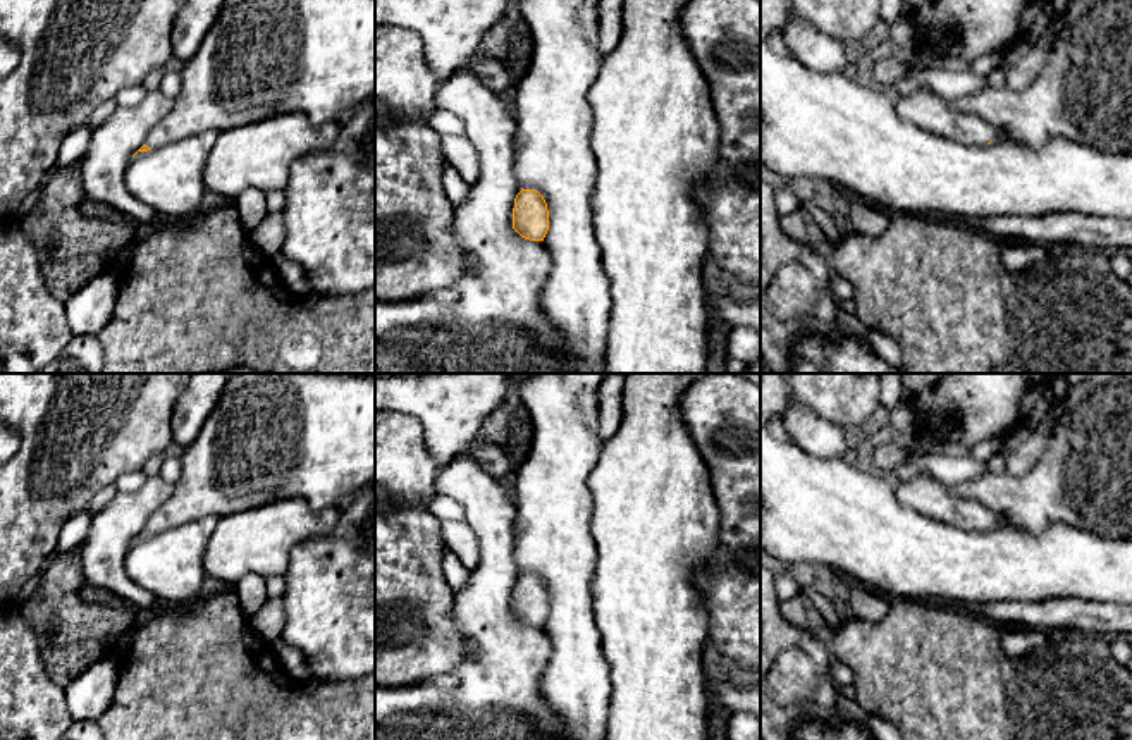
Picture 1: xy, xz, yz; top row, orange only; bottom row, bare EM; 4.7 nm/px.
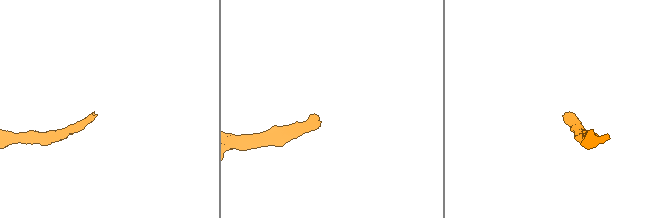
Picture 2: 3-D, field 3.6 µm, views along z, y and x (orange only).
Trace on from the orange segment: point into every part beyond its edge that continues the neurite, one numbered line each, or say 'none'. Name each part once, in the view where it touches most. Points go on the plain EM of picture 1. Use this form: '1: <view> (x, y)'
1: xy (270, 436)

